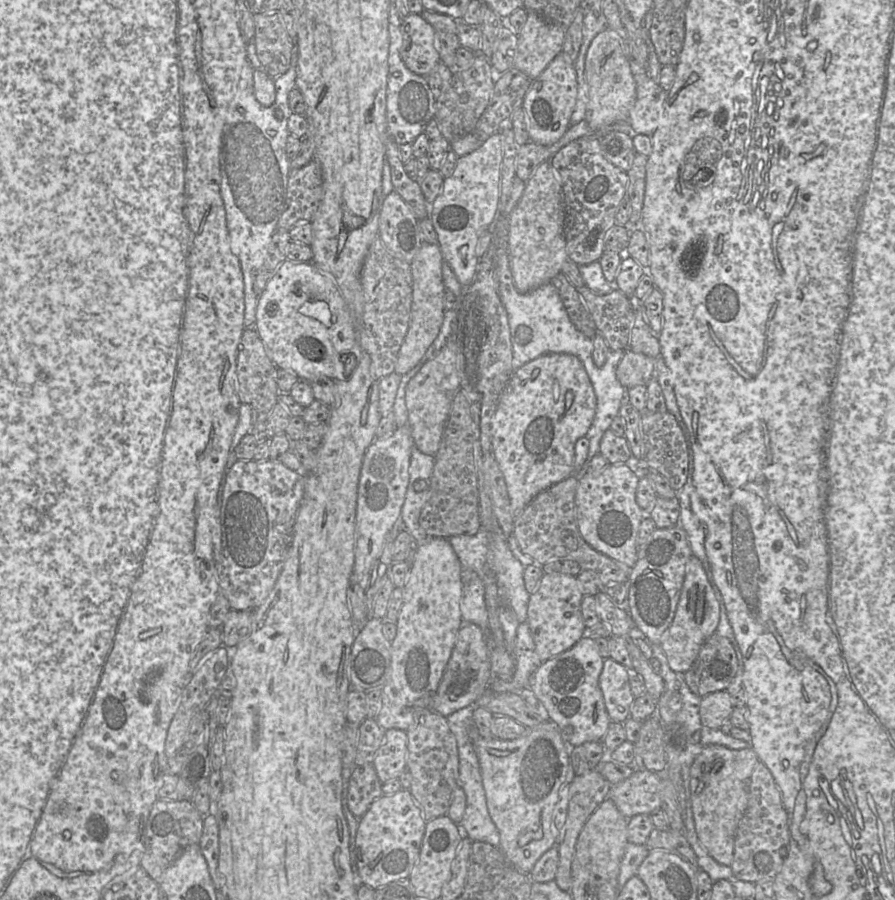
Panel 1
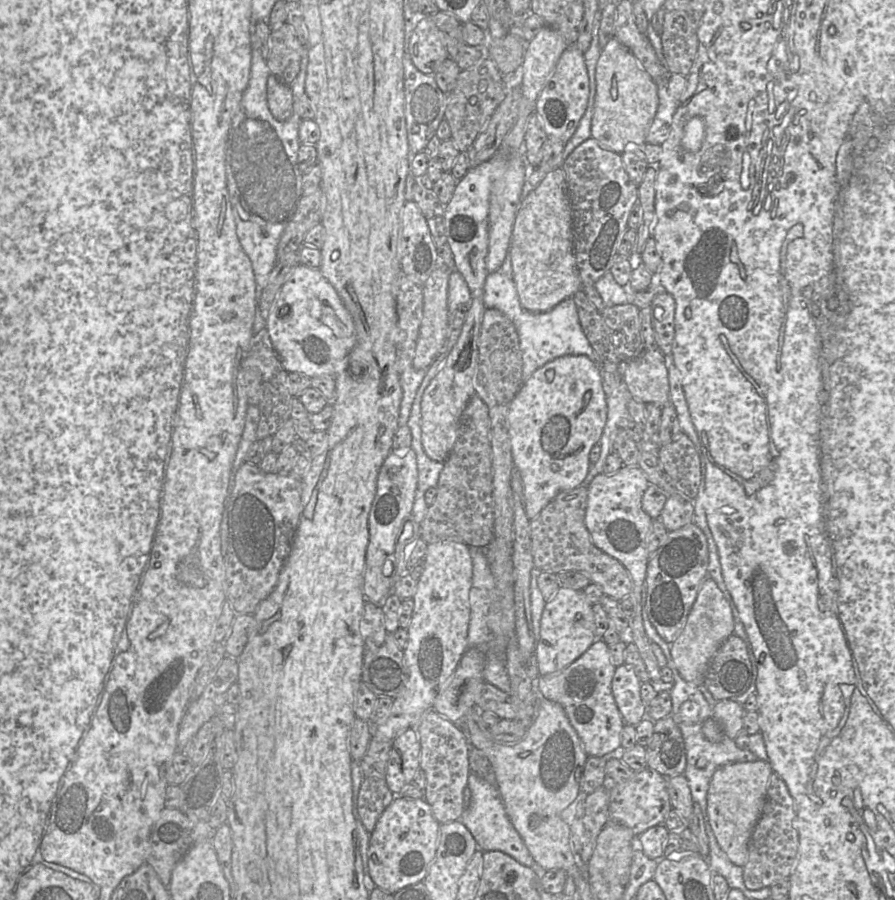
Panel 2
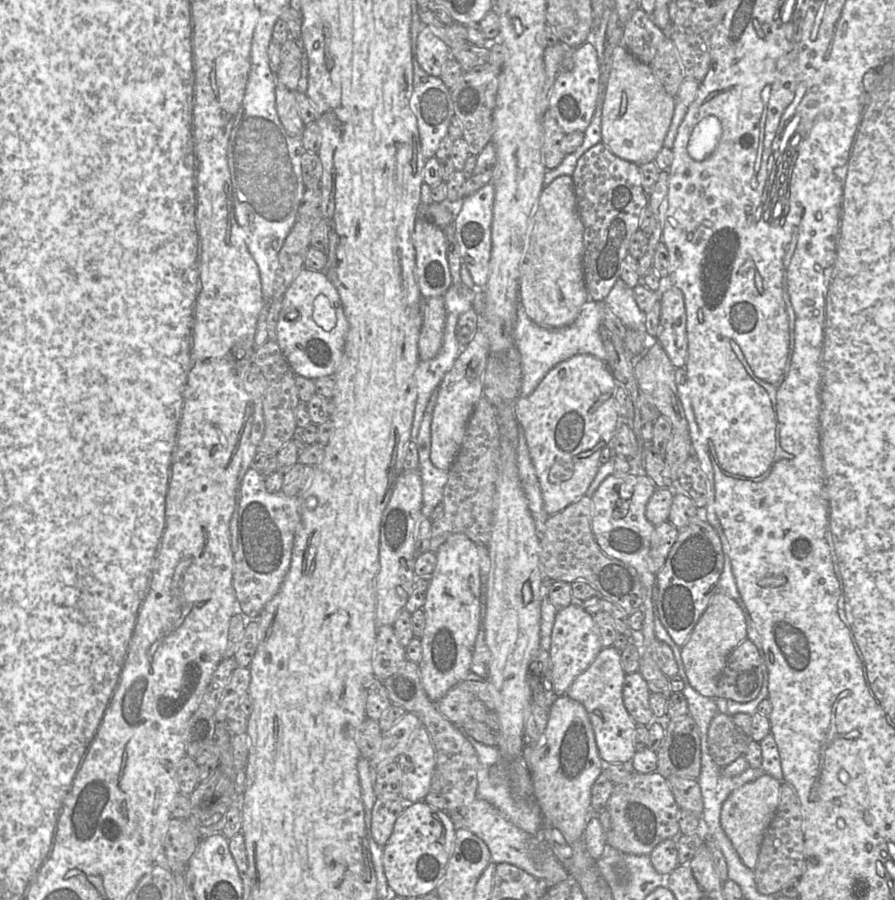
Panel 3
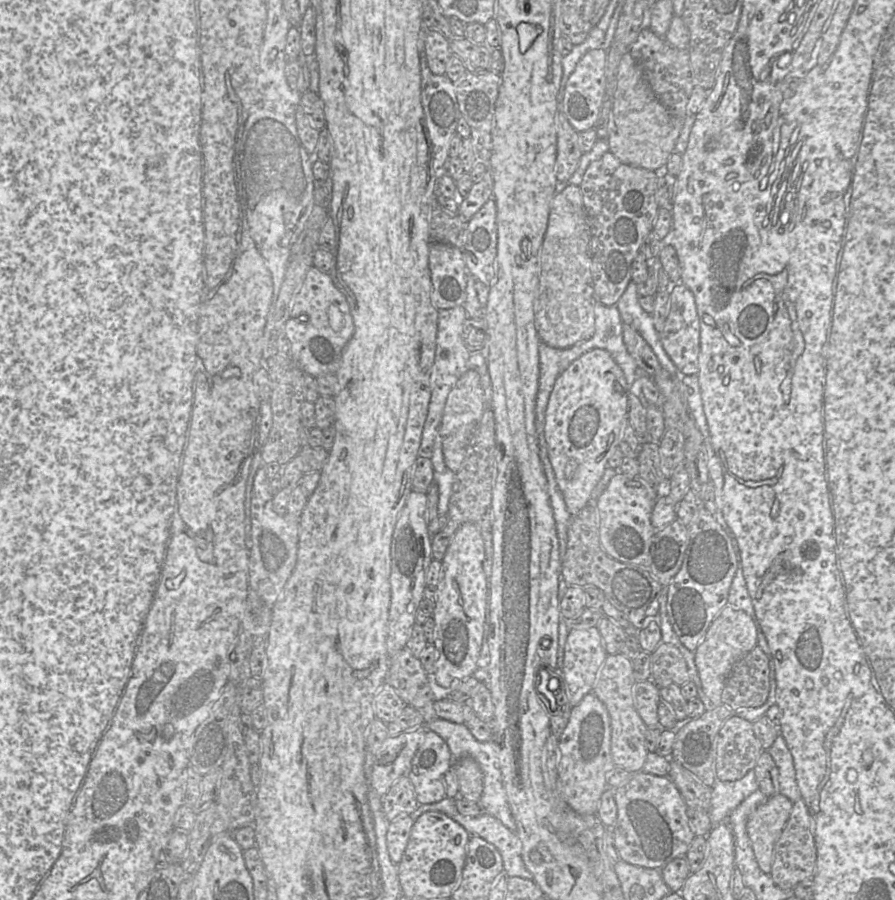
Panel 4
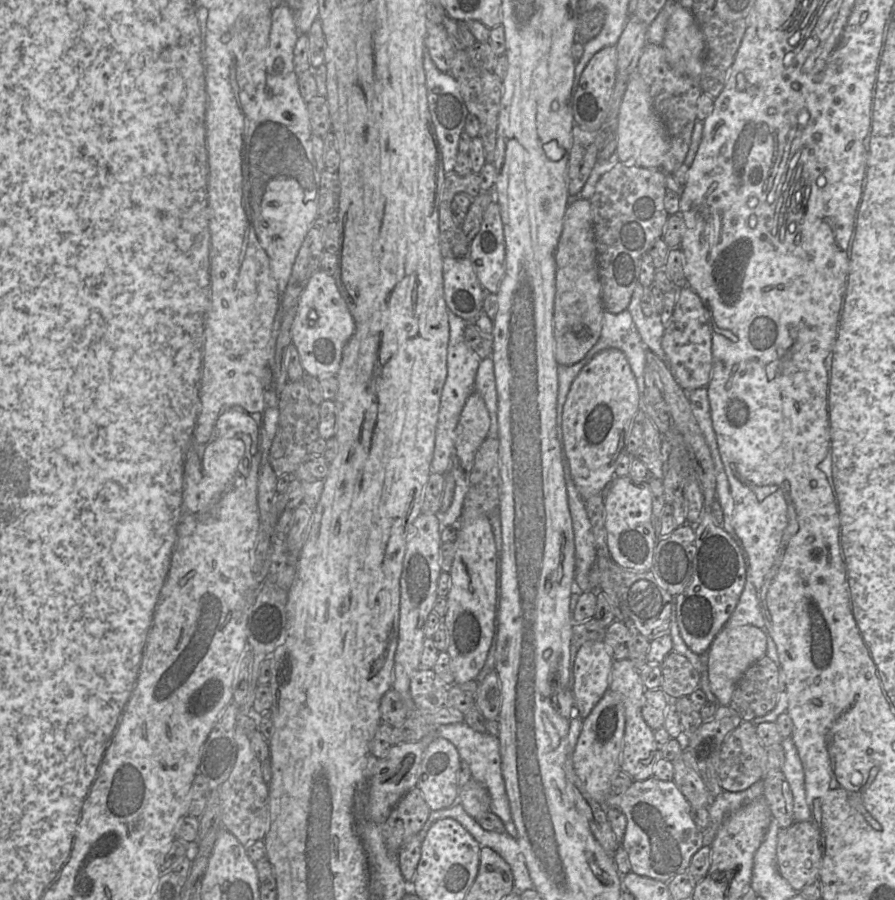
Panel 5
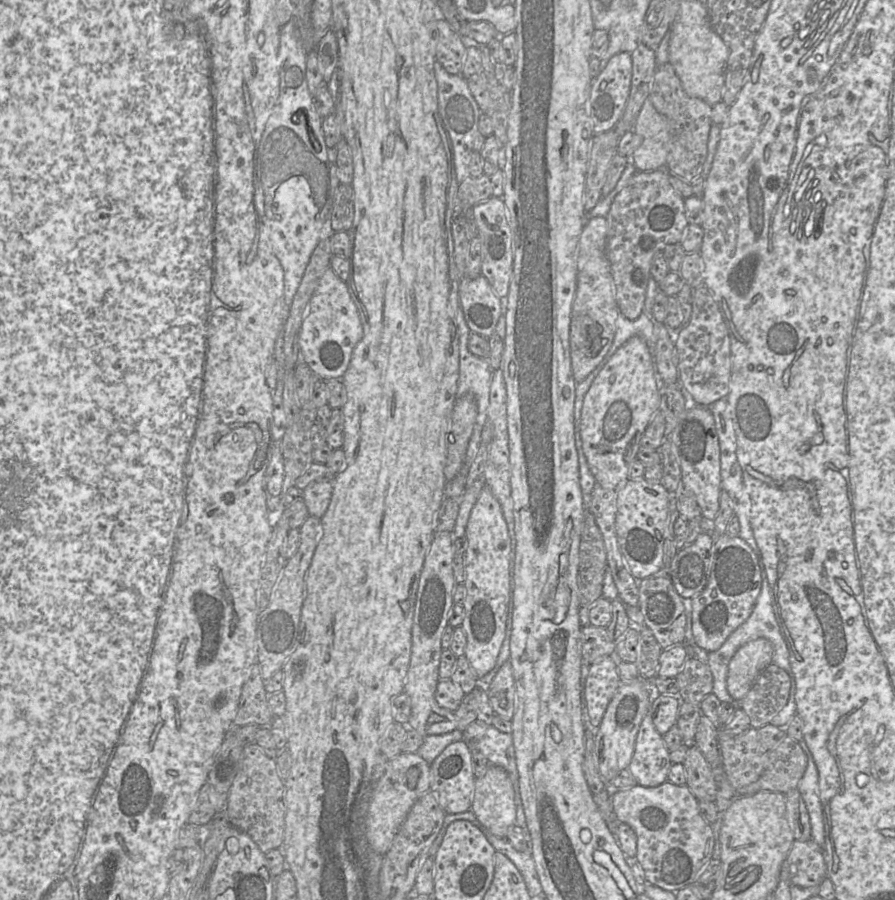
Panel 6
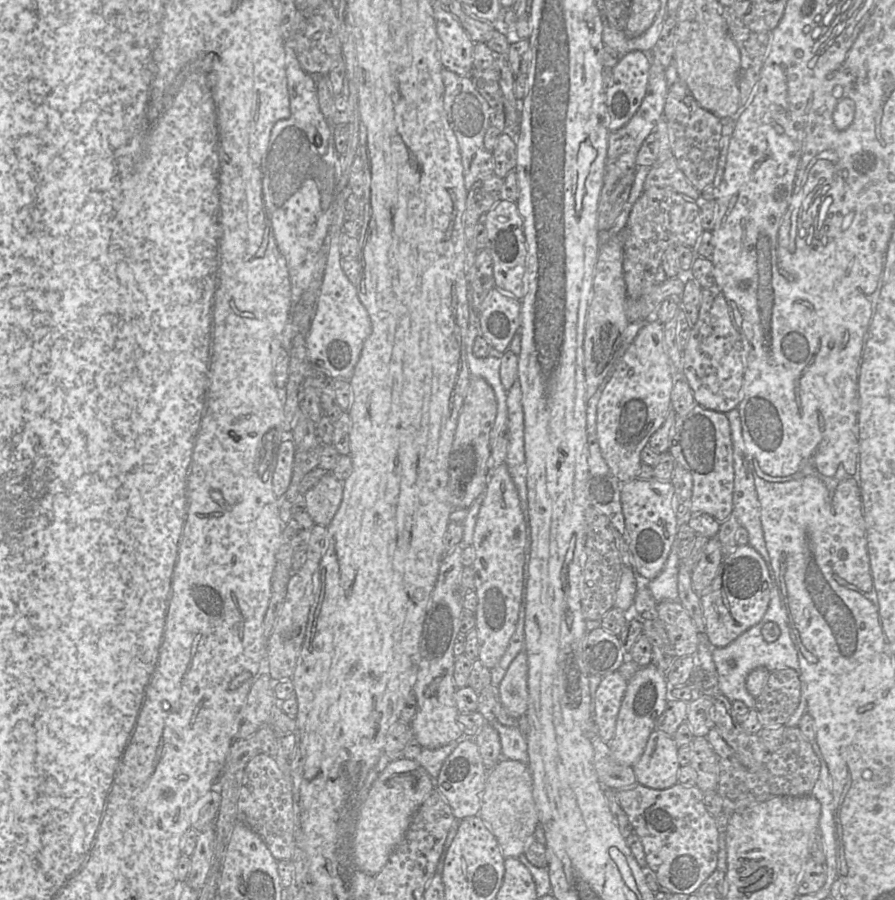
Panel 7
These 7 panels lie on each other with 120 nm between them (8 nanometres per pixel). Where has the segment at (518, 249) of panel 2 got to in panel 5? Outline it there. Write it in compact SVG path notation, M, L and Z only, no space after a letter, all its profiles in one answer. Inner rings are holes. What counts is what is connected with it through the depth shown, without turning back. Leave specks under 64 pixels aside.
M585 198L571 201L565 211L562 232L554 254L556 292L554 299L555 358L558 365L581 361L598 341L605 308L597 267L590 202Z

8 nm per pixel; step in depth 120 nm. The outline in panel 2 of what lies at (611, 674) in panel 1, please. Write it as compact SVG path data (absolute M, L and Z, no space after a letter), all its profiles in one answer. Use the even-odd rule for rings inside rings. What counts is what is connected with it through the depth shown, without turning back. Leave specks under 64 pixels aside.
M627 666L616 667L611 687L625 724L636 726L647 717L647 706L641 699L640 685L638 677Z

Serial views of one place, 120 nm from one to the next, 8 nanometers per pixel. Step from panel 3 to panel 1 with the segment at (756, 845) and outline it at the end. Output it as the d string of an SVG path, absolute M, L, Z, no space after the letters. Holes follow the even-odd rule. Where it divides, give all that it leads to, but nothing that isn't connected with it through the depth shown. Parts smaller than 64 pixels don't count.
M709 745L691 767L689 787L695 830L709 855L724 866L733 862L735 835L747 806L749 780L759 761L750 747L734 750Z

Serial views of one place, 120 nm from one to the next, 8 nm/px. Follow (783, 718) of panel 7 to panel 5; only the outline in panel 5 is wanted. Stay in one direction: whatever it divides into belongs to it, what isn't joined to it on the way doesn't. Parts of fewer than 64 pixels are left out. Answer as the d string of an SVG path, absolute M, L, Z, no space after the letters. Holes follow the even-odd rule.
M767 655L754 662L736 684L729 707L744 721L771 712L778 699L779 673Z

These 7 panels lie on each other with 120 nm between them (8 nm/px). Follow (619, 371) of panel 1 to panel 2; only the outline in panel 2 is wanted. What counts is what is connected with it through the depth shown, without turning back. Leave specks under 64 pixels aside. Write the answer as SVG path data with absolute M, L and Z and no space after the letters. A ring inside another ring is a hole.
M644 348L634 359L624 362L622 378L632 397L663 407L670 403L665 355L658 348Z

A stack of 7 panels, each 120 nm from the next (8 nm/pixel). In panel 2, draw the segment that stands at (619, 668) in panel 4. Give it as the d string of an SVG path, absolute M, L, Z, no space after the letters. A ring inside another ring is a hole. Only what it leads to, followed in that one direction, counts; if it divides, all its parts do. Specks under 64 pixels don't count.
M595 637L594 643L587 651L568 667L559 672L538 676L536 679L537 688L541 695L562 706L588 756L606 757L608 754L622 749L621 732L625 723L613 697L611 687L615 669L616 666L612 664L610 659L608 645L602 639Z

